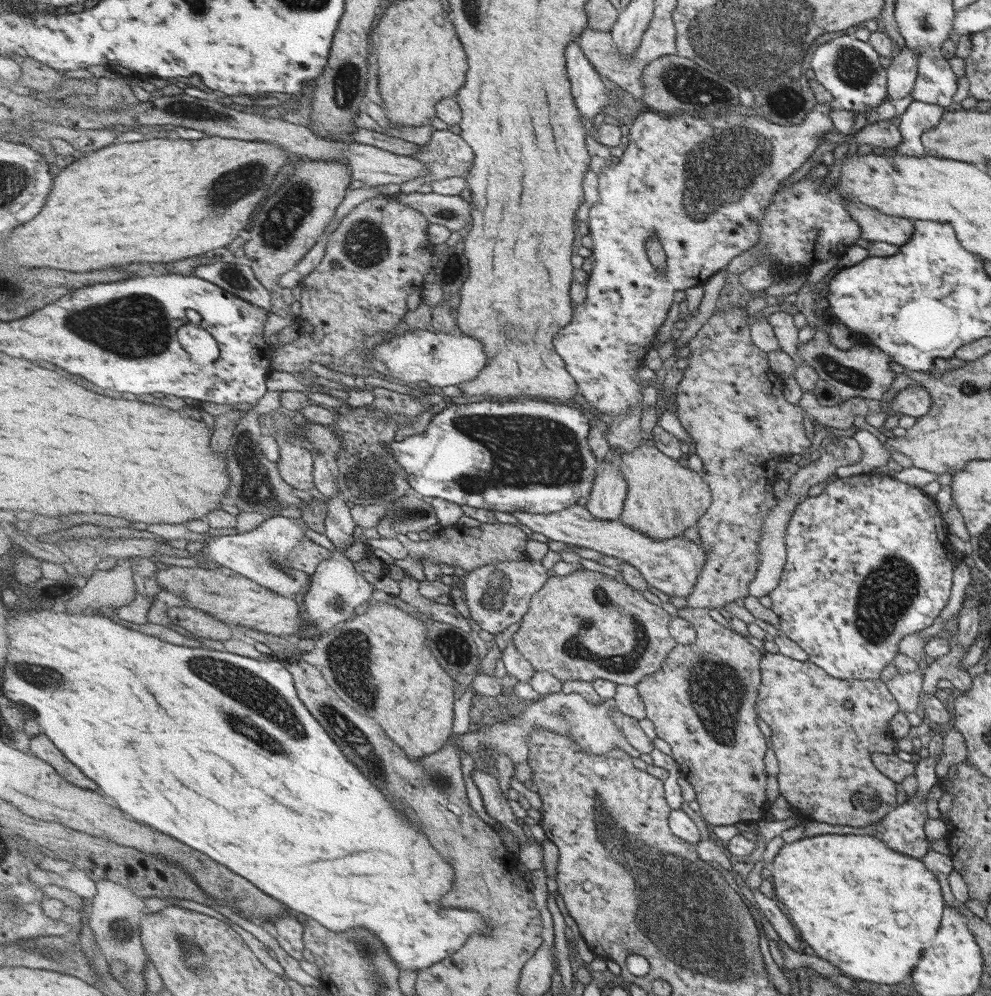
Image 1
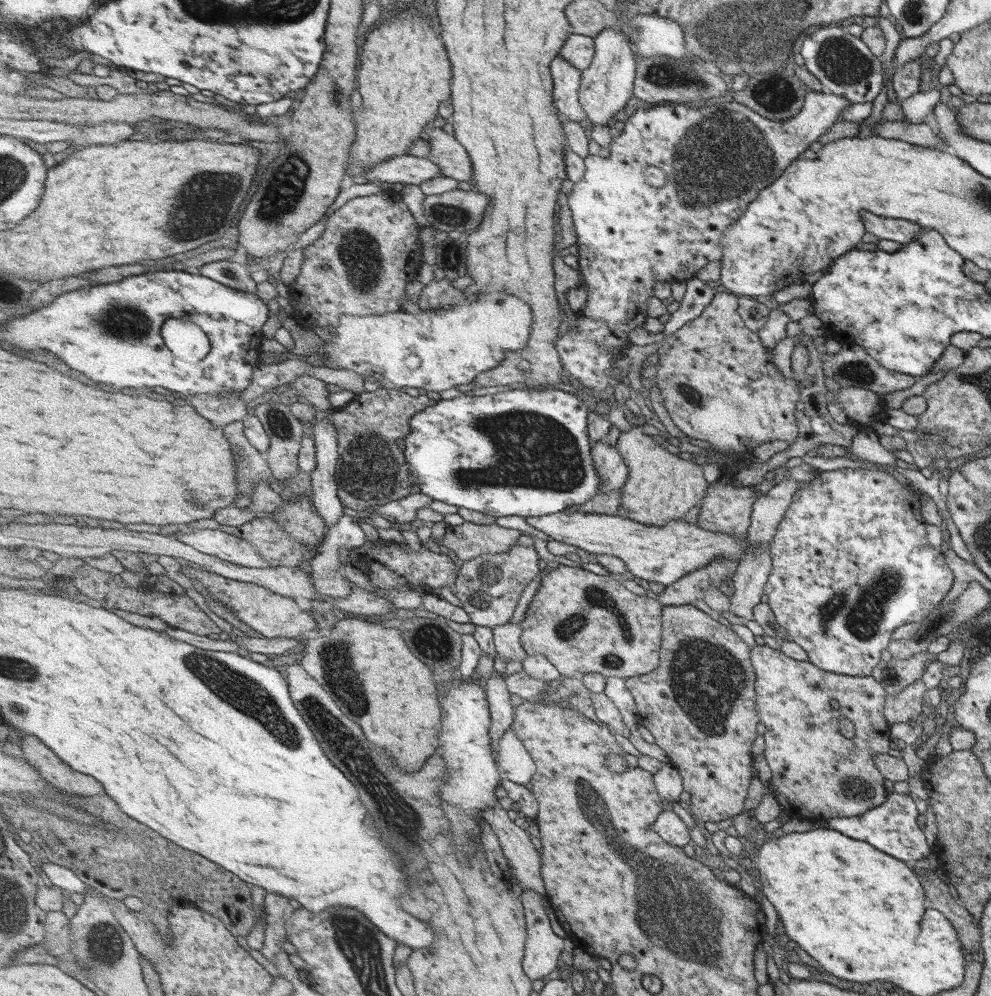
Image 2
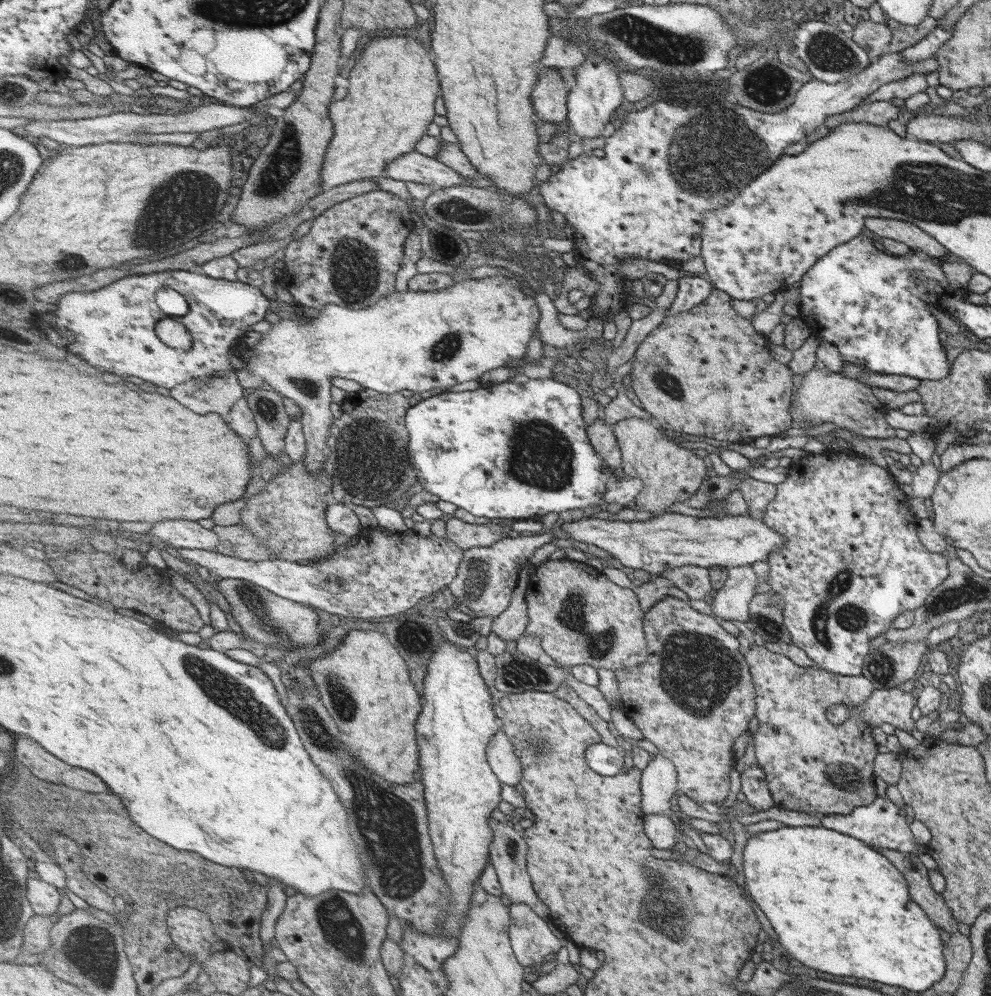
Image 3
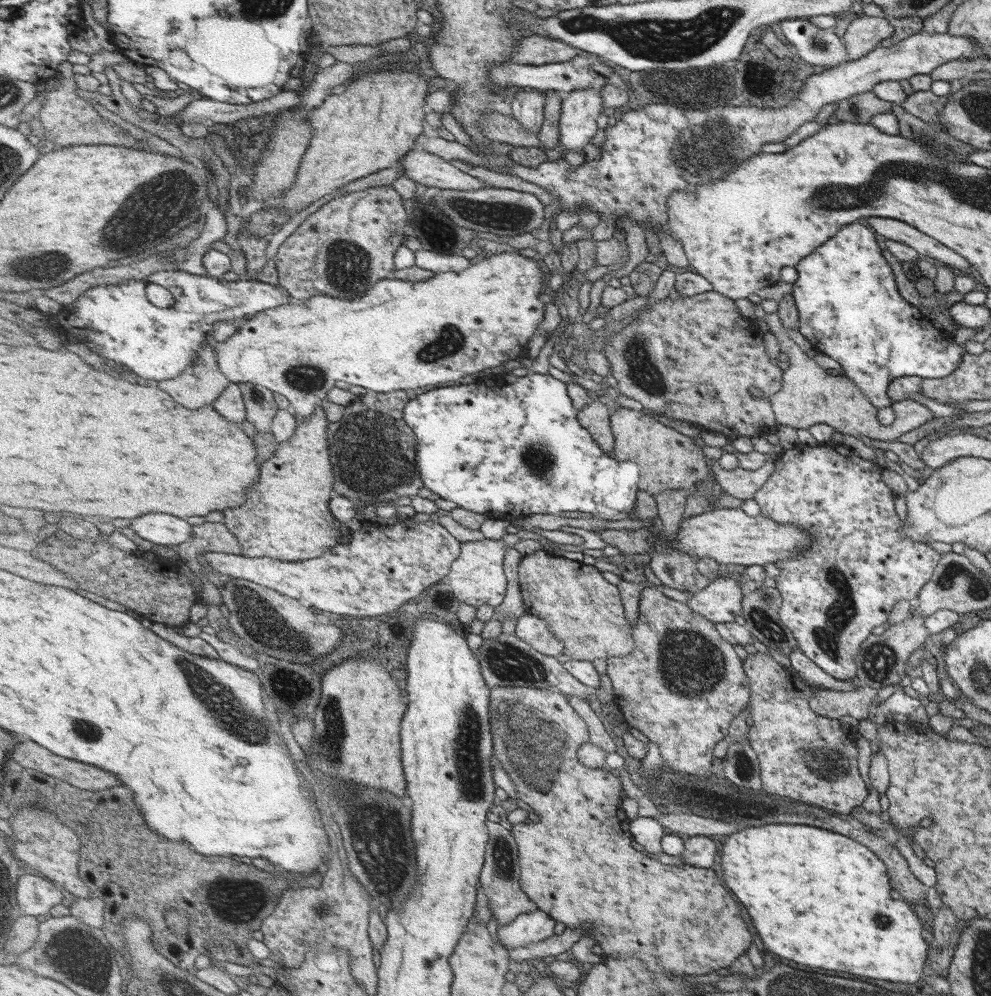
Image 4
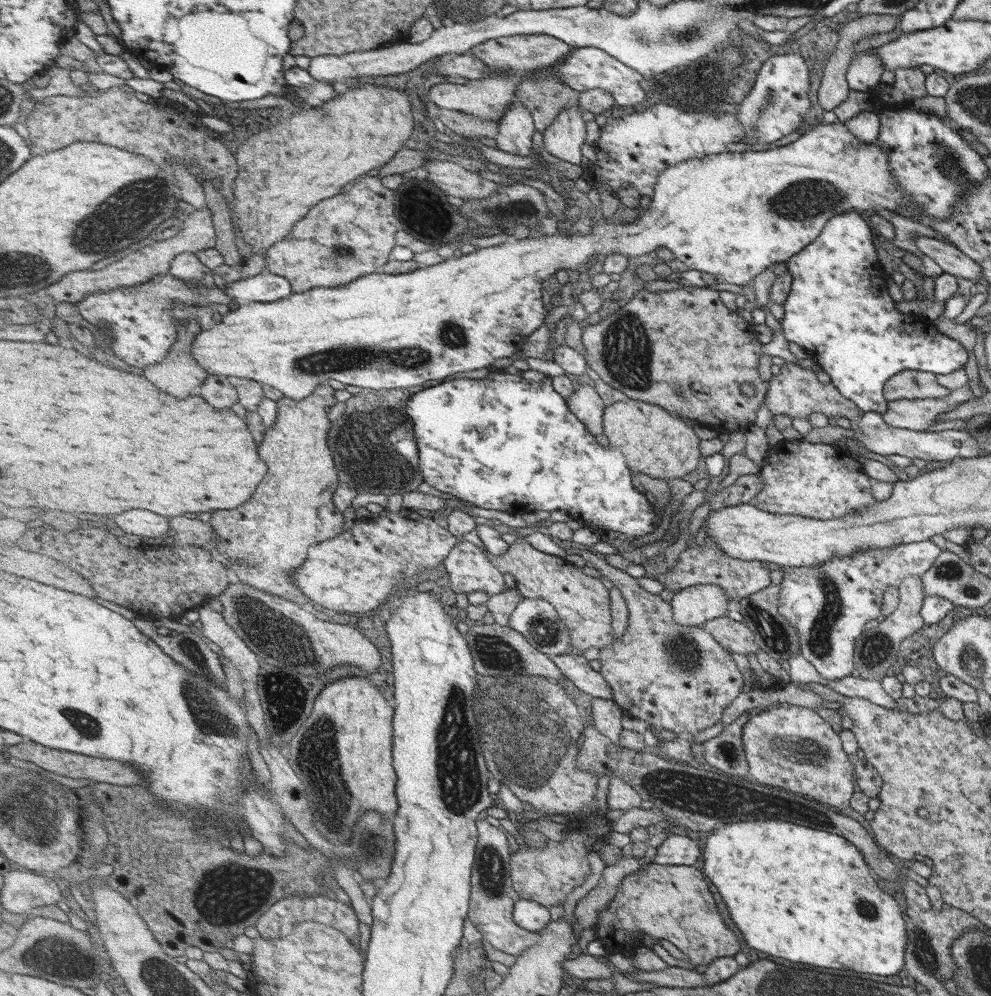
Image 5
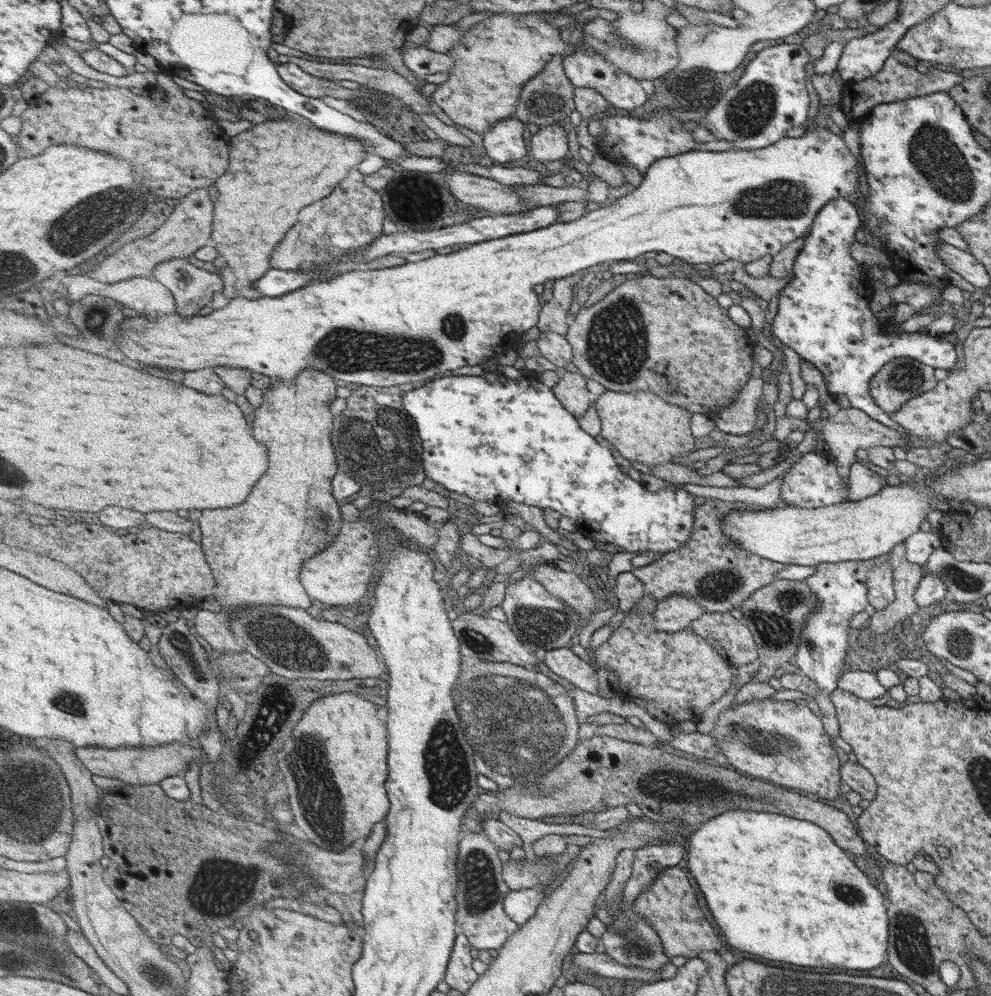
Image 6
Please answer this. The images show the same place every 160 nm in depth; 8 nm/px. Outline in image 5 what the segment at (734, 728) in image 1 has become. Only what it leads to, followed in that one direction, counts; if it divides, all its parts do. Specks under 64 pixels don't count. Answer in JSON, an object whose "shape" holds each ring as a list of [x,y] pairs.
{"shape":[[[582,546],[576,547],[578,555],[586,563],[598,570],[602,576],[607,577],[624,594],[625,602],[631,609],[627,633],[618,637],[611,648],[605,647],[599,660],[602,676],[607,680],[611,689],[615,690],[615,700],[619,702],[619,706],[625,710],[626,714],[646,722],[647,728],[656,738],[655,731],[669,730],[673,734],[669,740],[657,738],[657,744],[666,759],[679,763],[693,759],[691,746],[695,743],[693,739],[695,735],[703,728],[709,728],[715,722],[719,722],[723,708],[738,694],[741,694],[741,690],[745,690],[745,674],[741,674],[741,666],[737,666],[737,662],[733,661],[733,654],[725,651],[707,631],[703,630],[703,627],[676,624],[671,604],[663,602],[659,594],[652,594],[641,588],[637,578],[597,558],[590,549]]]}

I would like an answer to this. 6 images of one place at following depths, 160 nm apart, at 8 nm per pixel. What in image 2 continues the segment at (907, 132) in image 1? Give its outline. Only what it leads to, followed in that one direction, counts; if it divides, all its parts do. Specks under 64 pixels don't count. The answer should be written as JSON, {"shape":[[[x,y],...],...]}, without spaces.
{"shape":[[[936,90],[918,91],[900,102],[902,120],[905,123],[929,123],[934,106],[938,103],[940,93]]]}

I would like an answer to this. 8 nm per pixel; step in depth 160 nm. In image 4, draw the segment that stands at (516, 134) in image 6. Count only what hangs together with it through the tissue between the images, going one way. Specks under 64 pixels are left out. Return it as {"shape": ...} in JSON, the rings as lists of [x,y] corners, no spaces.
{"shape":[[[531,87],[520,88],[510,99],[512,114],[527,132],[537,134],[545,120],[545,94]]]}

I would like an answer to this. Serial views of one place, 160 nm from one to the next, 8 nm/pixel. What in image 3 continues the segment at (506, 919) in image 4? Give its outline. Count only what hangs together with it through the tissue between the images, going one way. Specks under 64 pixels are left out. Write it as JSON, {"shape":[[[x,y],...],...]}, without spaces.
{"shape":[[[490,818],[490,825],[494,832],[492,848],[490,849],[490,860],[497,872],[497,878],[501,884],[502,894],[509,897],[515,904],[526,904],[538,914],[547,916],[549,910],[544,900],[537,895],[533,877],[528,871],[529,843],[525,840],[522,833],[515,830],[513,825],[507,821],[500,822],[495,818]]]}

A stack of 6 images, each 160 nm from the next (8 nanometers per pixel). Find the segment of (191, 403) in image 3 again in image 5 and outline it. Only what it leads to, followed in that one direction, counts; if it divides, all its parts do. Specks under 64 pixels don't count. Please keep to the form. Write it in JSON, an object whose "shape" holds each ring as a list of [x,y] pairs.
{"shape":[[[193,319],[182,320],[178,341],[172,352],[161,366],[149,366],[145,376],[155,382],[161,390],[177,396],[179,399],[199,395],[197,390],[210,375],[200,365],[192,351],[193,341],[202,333],[201,326]]]}

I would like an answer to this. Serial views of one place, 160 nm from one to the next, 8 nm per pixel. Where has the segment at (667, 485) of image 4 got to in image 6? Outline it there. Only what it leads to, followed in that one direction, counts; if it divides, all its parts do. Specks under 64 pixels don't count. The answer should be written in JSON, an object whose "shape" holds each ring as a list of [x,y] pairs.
{"shape":[[[649,390],[639,392],[605,391],[595,401],[602,420],[602,434],[620,454],[647,467],[675,462],[677,456],[693,450],[693,437],[689,432],[689,414],[675,403],[665,402]]]}

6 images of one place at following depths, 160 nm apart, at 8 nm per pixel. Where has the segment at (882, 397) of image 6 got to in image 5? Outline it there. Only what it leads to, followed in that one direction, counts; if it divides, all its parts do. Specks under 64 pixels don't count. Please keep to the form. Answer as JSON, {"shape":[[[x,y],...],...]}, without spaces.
{"shape":[[[902,370],[887,381],[884,385],[883,393],[887,401],[897,401],[946,398],[950,390],[940,386],[935,381],[935,375],[932,372]]]}

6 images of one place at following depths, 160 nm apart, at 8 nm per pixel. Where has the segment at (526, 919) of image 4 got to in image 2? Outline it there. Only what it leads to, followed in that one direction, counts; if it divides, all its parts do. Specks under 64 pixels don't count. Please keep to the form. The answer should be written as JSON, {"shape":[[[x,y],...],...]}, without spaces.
{"shape":[[[526,890],[521,897],[529,931],[524,969],[532,980],[541,980],[555,968],[562,967],[561,954],[565,951],[573,952],[576,944],[571,938],[560,938],[553,932],[541,895],[535,894],[533,890]]]}

